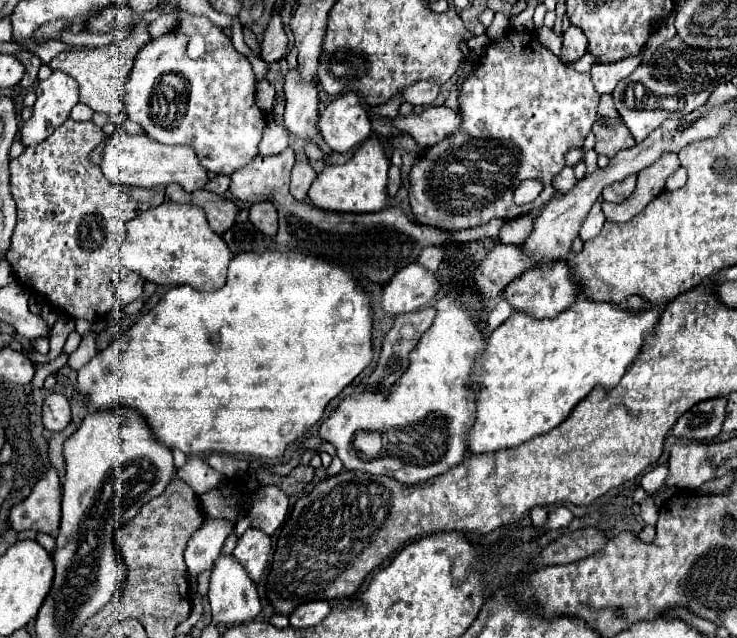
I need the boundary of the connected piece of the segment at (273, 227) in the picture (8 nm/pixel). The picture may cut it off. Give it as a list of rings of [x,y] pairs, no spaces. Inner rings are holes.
[[[270,201],[254,203],[250,207],[250,221],[266,235],[274,237],[278,233],[278,211]]]

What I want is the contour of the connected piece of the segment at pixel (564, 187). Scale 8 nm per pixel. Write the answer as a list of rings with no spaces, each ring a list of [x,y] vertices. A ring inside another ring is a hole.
[[[564,167],[564,169],[554,177],[554,189],[556,189],[558,193],[562,193],[562,195],[568,193],[568,191],[572,191],[574,185],[576,185],[576,177],[574,177],[572,167]]]

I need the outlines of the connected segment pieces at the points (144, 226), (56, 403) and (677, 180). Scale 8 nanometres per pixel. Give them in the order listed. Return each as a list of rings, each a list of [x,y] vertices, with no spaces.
[[[164,201],[162,205],[148,209],[136,219],[132,219],[128,223],[128,237],[122,243],[120,255],[124,259],[124,265],[130,271],[140,273],[146,281],[152,281],[158,285],[170,285],[170,287],[190,285],[196,291],[218,291],[226,283],[226,267],[232,257],[226,241],[210,229],[202,209],[194,205],[178,205],[174,201]]]
[[[50,393],[44,399],[42,421],[48,431],[62,431],[70,423],[70,405],[62,393]]]
[[[680,167],[678,171],[674,171],[666,179],[666,189],[678,189],[678,187],[682,187],[682,183],[686,183],[686,169],[684,167]]]

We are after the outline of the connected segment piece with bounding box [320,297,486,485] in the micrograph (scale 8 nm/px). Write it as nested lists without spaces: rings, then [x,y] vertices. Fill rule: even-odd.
[[[444,297],[434,303],[436,317],[428,331],[422,333],[418,345],[410,351],[410,365],[408,371],[390,387],[388,391],[372,391],[368,387],[362,387],[340,401],[340,405],[330,413],[330,417],[322,423],[320,435],[336,447],[338,457],[342,459],[346,469],[352,471],[366,471],[372,475],[388,475],[400,483],[414,485],[428,481],[436,475],[446,473],[448,469],[460,465],[468,451],[468,435],[472,429],[472,423],[476,421],[476,399],[478,389],[470,387],[470,375],[474,373],[474,363],[482,355],[486,347],[484,335],[476,329],[470,315],[458,307],[452,299]],[[358,431],[374,433],[378,431],[382,435],[382,449],[378,455],[370,459],[364,451],[358,451],[354,447],[354,437]]]

